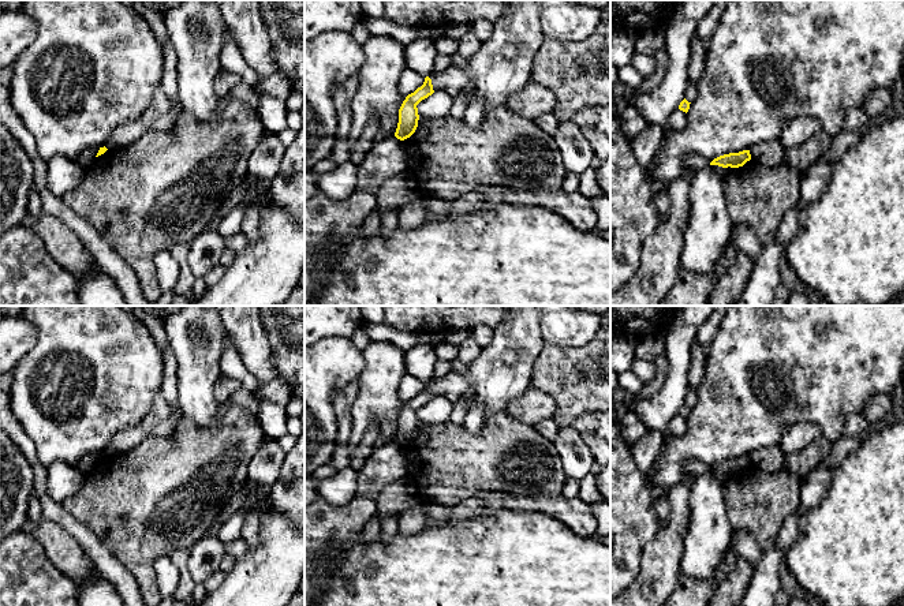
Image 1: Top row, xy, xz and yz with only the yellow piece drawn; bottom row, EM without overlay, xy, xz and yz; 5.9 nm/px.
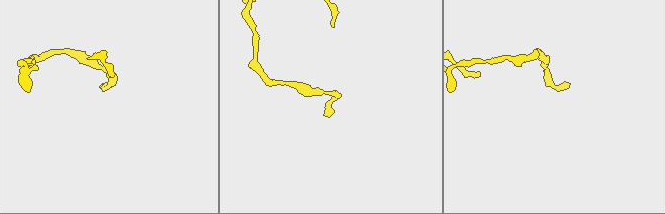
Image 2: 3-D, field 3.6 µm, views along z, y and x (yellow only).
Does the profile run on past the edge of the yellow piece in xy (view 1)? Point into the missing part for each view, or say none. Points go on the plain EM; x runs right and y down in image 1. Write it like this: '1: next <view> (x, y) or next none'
1: next none

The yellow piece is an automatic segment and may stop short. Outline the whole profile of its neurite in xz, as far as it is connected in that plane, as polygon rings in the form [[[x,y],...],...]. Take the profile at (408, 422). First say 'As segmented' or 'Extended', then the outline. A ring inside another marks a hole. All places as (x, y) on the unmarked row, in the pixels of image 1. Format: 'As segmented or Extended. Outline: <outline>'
As segmented. Outline: [[[426,382],[423,390],[406,403],[399,415],[399,429],[395,438],[397,445],[404,446],[415,438],[419,426],[416,411],[433,399],[432,385]]]

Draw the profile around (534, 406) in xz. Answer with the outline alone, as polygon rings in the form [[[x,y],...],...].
[[[530,386],[507,405],[505,412],[520,423],[535,427],[541,422],[554,418],[556,401],[545,392]]]

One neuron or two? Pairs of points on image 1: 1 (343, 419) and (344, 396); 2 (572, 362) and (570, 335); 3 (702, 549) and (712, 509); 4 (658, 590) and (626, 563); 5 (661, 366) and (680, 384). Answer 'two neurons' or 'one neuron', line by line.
1: one neuron
2: two neurons
3: one neuron
4: two neurons
5: two neurons

